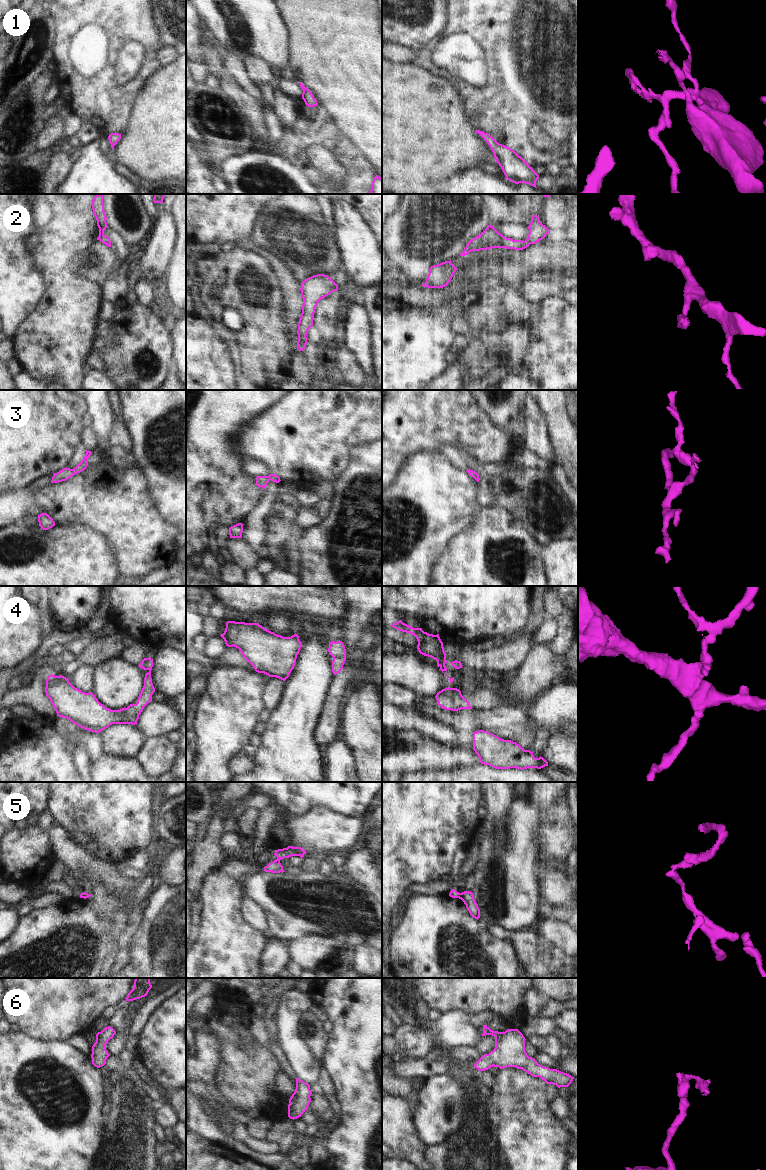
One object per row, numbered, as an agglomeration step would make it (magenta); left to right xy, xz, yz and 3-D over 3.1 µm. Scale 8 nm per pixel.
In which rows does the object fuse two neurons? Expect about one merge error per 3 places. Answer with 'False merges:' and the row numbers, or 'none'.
False merges: 5

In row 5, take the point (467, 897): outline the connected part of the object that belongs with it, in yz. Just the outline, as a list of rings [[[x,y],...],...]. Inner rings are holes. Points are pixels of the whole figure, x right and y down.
[[[464,891],[460,894],[460,899],[464,902],[466,905],[466,908],[468,909],[470,915],[475,918],[479,919],[480,918],[480,909],[478,907],[478,904],[476,903],[474,899],[473,893],[470,891]]]

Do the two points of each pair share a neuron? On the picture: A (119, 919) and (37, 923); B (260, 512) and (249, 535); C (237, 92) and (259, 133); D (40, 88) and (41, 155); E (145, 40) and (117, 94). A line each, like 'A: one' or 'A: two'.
A: two
B: one
C: one
D: one
E: one

